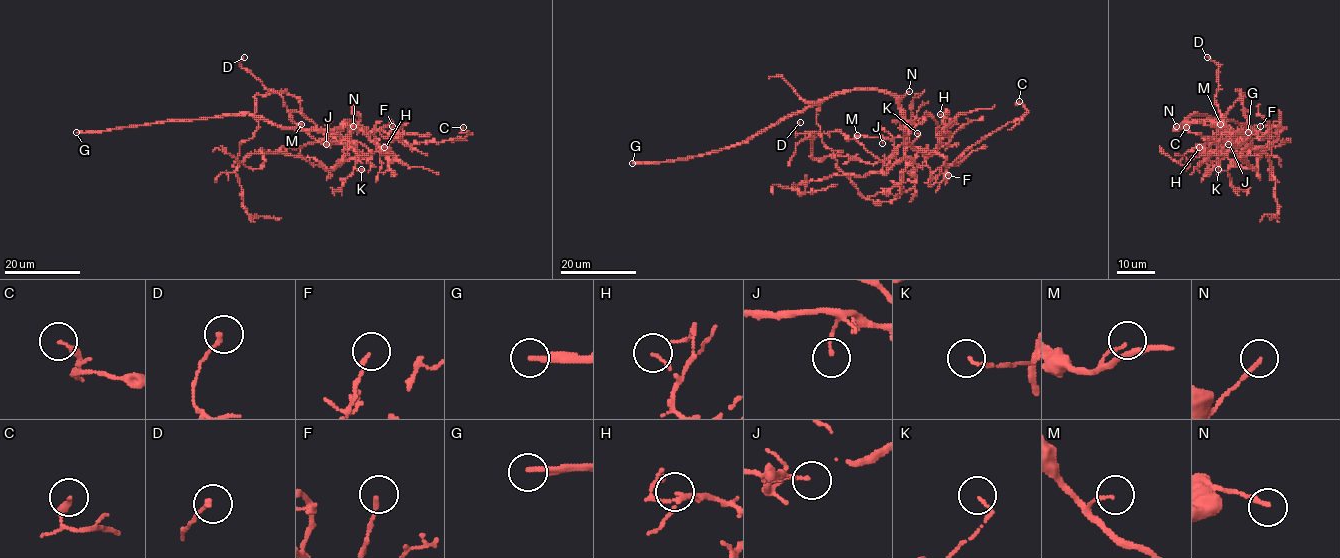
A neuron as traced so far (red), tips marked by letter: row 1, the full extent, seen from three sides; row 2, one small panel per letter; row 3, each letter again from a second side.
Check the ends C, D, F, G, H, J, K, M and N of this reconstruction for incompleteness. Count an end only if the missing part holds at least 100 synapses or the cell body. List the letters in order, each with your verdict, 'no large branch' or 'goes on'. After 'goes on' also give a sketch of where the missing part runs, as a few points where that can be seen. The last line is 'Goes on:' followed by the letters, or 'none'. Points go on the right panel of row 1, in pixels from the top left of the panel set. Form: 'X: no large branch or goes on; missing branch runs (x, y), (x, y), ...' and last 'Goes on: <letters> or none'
C: no large branch
D: no large branch
F: no large branch
G: goes on; missing branch runs (1248, 132), (1275, 101), (1263, 143), (1218, 145), (1221, 178), (1184, 202), (1262, 203), (1225, 219), (1181, 187)
H: no large branch
J: no large branch
K: no large branch
M: no large branch
N: goes on
Goes on: G, N

